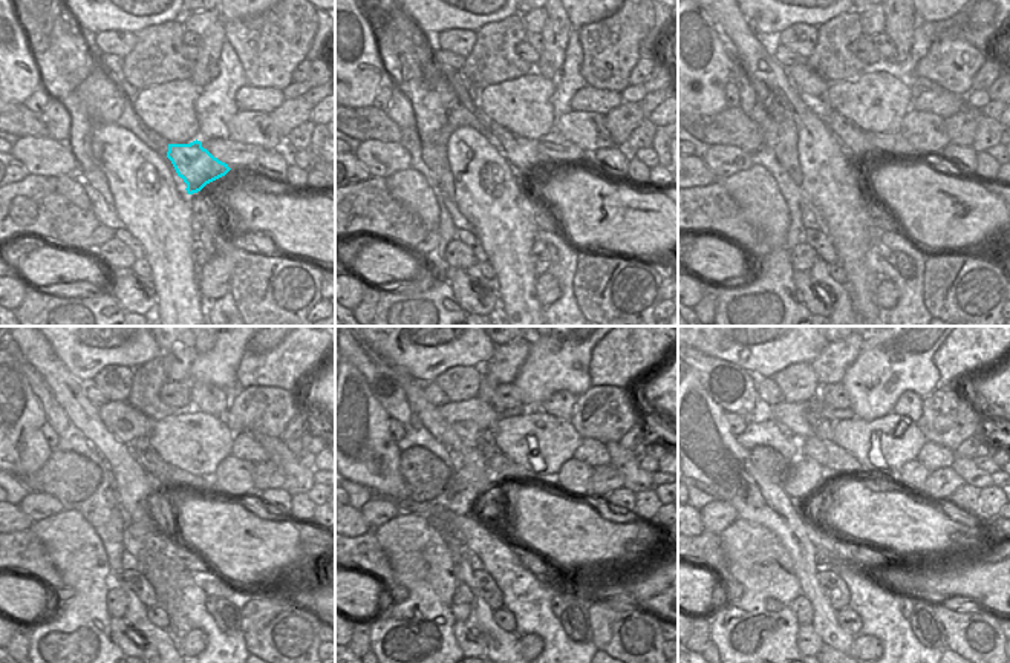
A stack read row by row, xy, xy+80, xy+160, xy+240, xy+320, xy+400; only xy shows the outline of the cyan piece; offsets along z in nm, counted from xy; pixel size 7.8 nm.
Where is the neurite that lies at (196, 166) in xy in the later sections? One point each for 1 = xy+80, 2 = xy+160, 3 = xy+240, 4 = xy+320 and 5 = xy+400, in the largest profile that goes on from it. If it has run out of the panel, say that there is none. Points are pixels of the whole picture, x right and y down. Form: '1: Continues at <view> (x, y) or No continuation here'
1: Continues at xy+80 (522, 153)
2: Continues at xy+160 (856, 141)
3: Continues at xy+240 (143, 450)
4: Continues at xy+320 (485, 443)
5: Continues at xy+400 (816, 412).

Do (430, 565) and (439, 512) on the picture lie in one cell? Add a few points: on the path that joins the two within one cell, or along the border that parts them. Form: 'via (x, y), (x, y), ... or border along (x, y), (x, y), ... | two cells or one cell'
border along (401, 510), (417, 513), (430, 524) | two cells

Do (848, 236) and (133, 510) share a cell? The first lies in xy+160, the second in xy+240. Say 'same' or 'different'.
same

